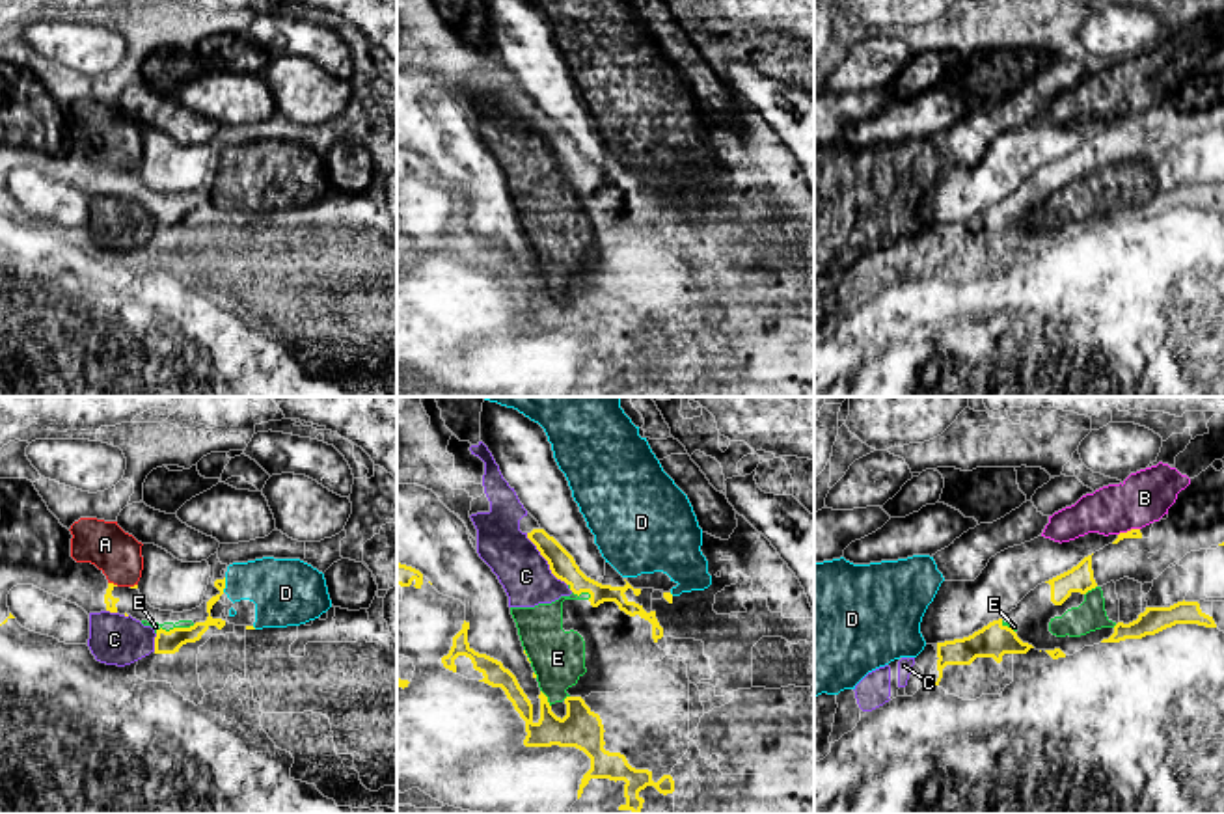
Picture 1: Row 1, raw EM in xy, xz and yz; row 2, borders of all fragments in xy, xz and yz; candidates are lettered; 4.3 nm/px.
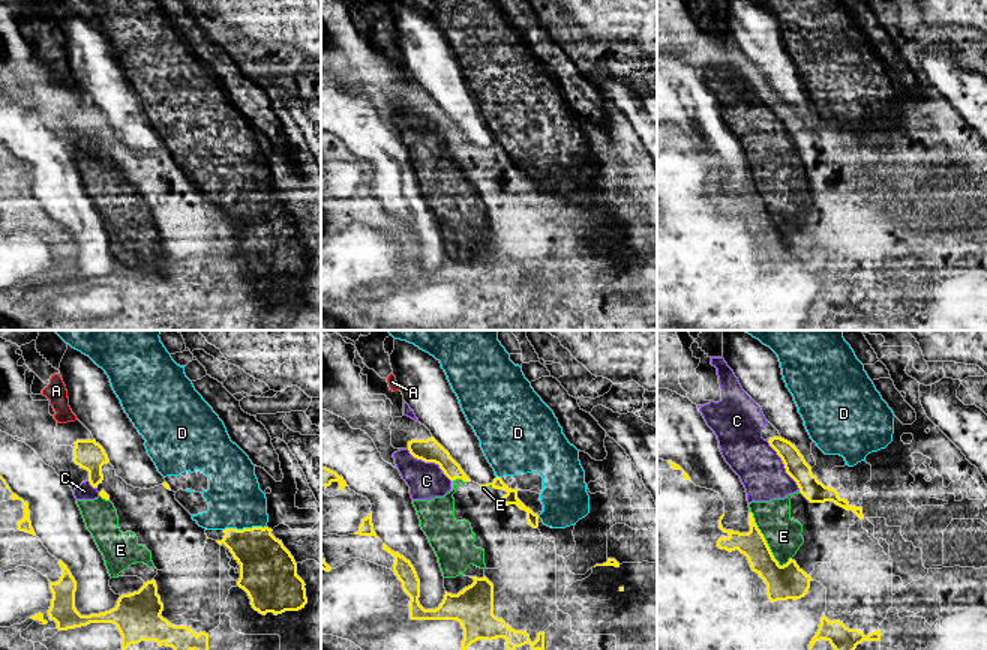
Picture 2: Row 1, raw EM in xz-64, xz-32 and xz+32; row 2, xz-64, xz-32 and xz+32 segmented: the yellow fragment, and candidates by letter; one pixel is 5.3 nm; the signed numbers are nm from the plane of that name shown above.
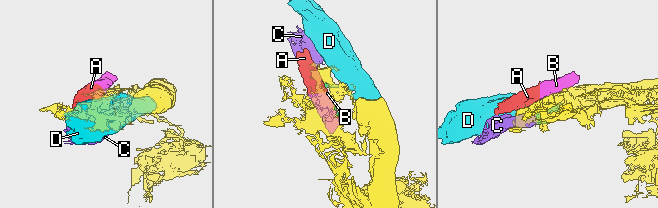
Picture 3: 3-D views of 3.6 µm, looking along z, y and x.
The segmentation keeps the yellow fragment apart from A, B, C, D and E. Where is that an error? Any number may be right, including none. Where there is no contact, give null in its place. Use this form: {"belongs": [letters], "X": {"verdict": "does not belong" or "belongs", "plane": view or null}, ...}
{"belongs": ["D"], "A": {"verdict": "does not belong", "plane": "xy"}, "B": {"verdict": "does not belong", "plane": "yz"}, "C": {"verdict": "does not belong", "plane": "xz"}, "D": {"verdict": "belongs", "plane": "xy"}, "E": {"verdict": "does not belong", "plane": "xy"}}

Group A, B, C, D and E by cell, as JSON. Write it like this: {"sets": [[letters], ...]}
{"sets": [["A", "B"], ["C", "E"], ["D"]]}

